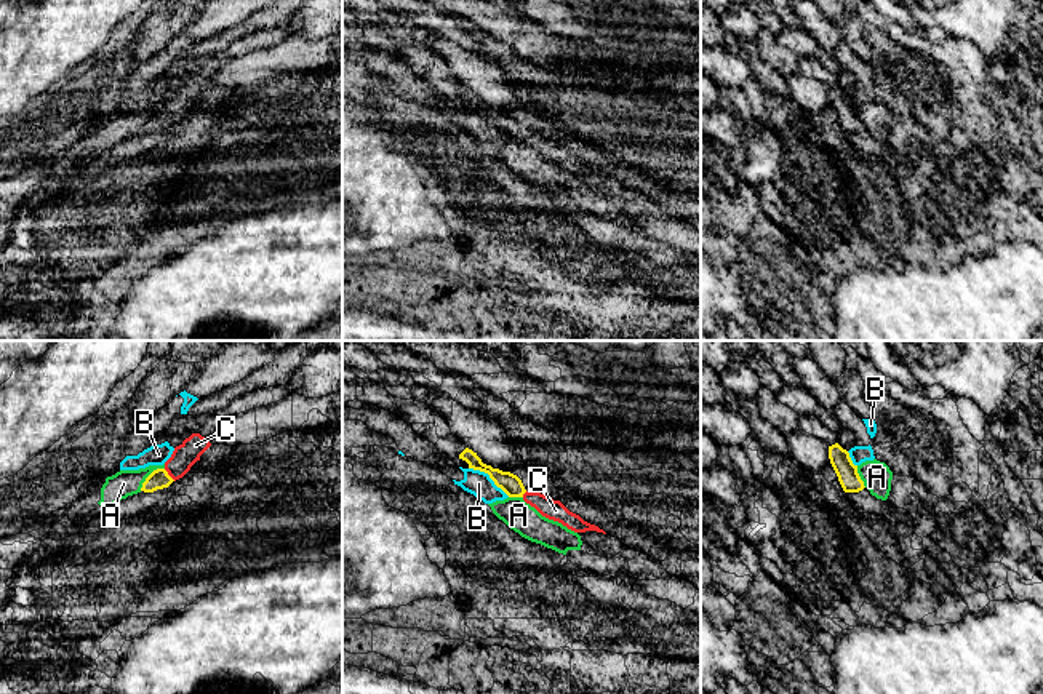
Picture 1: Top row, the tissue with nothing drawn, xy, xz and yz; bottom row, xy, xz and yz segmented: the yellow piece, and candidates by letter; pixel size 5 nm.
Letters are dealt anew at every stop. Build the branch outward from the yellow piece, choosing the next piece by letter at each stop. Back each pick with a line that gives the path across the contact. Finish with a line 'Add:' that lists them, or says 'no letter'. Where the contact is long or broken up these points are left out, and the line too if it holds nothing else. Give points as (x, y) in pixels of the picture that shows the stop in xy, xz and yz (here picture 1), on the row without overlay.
C: across xy (159, 120), (168, 117), (184, 98)
Add: C

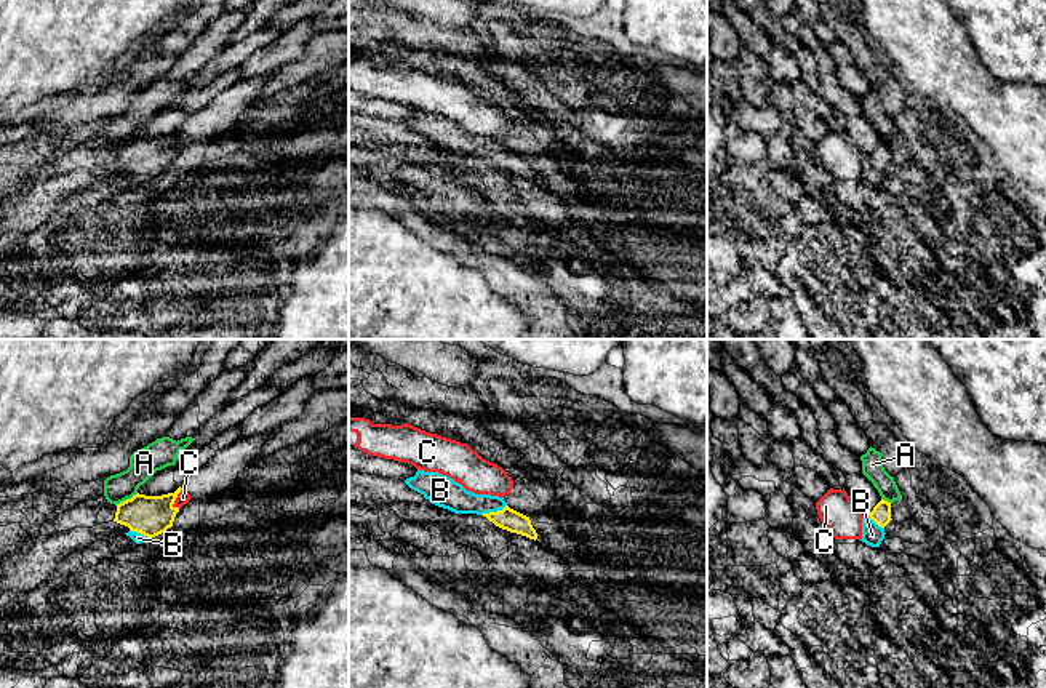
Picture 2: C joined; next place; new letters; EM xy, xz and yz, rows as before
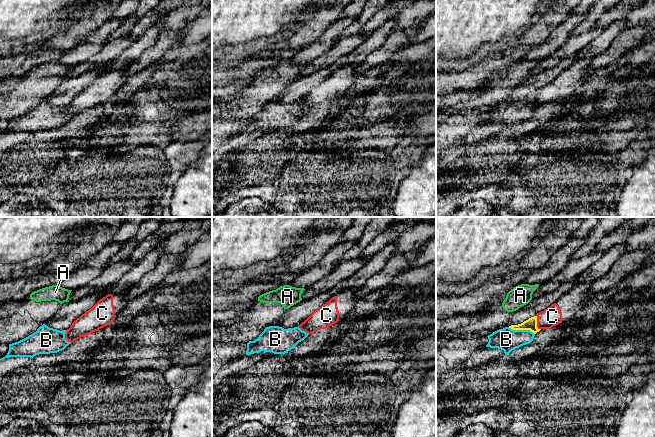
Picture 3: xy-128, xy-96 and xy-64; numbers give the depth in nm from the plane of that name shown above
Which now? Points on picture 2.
B: across xz (507, 160), (493, 154), (450, 136)
Add: B

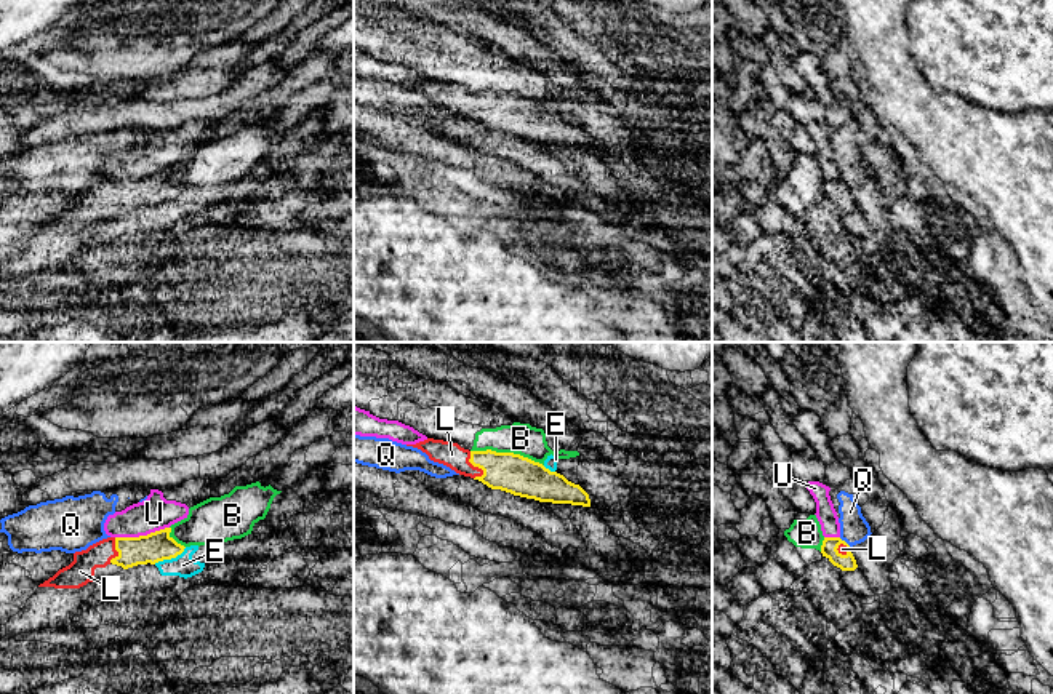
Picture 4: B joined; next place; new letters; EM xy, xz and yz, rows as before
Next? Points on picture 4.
L: across xz (509, 114), (474, 107), (452, 96)
Add: L

